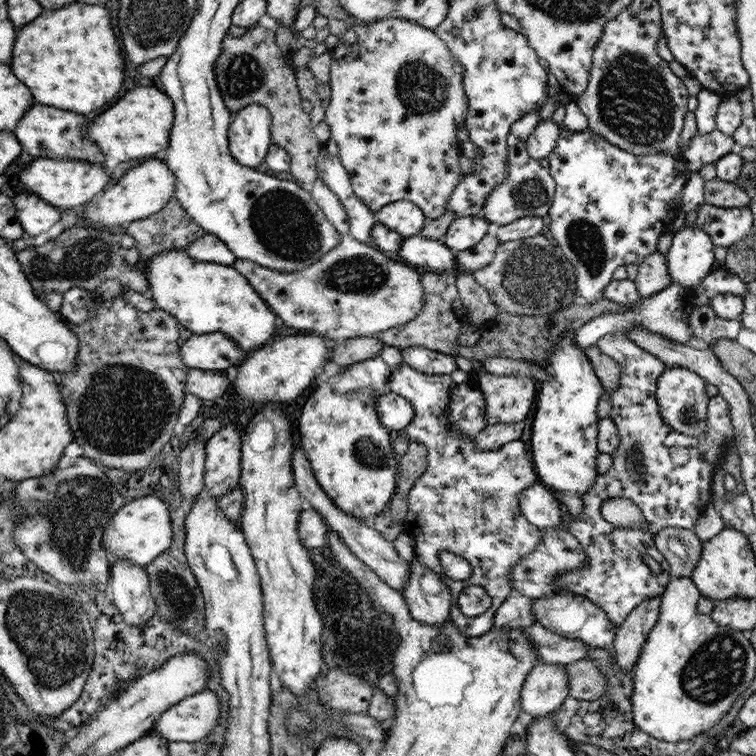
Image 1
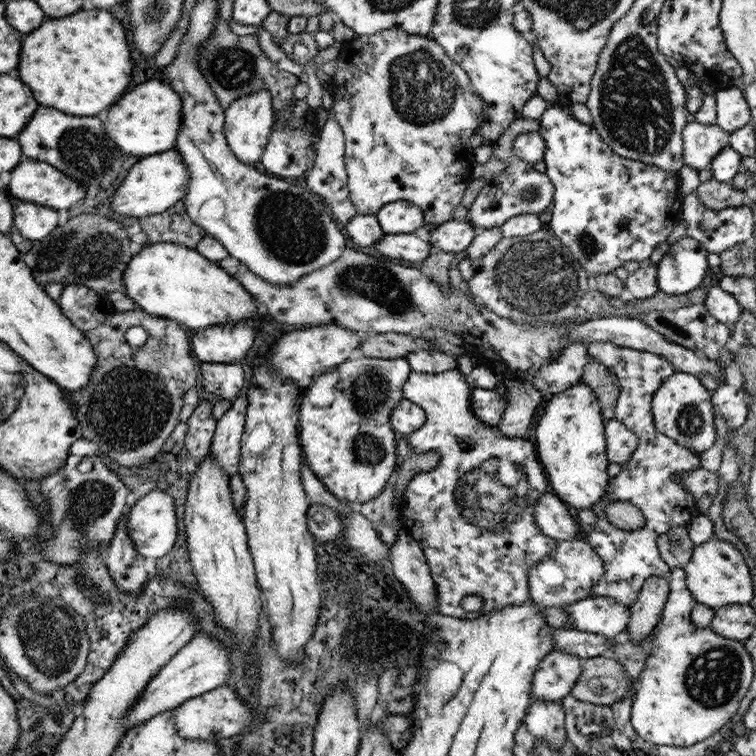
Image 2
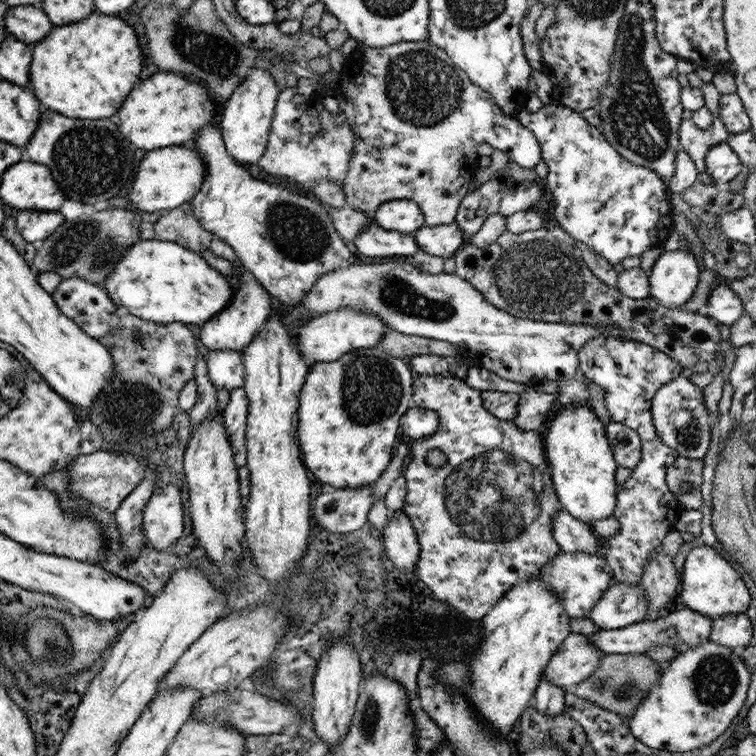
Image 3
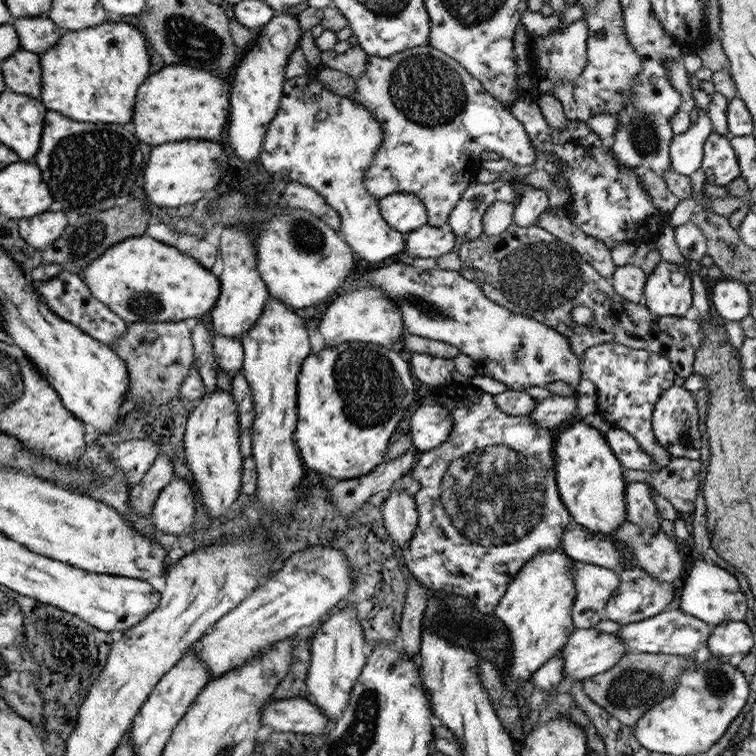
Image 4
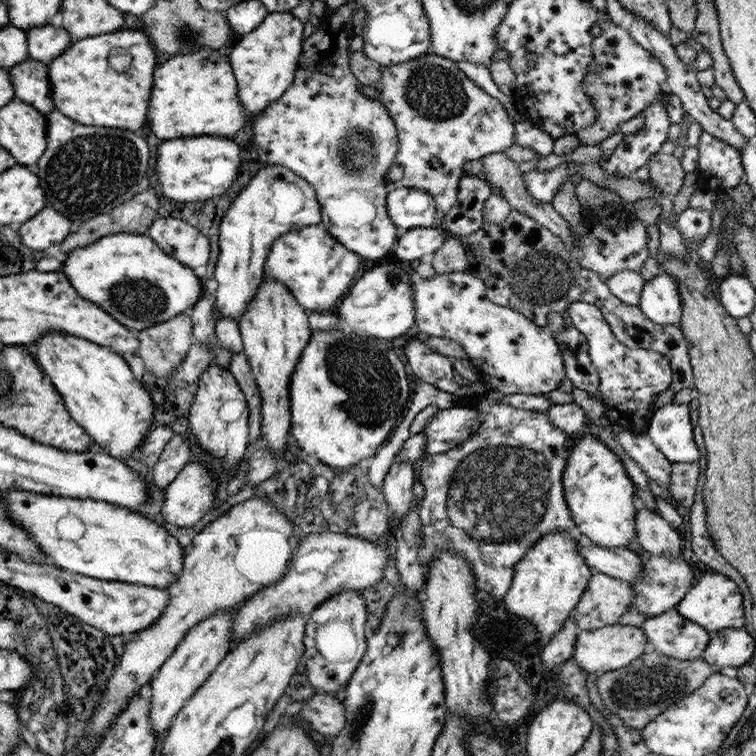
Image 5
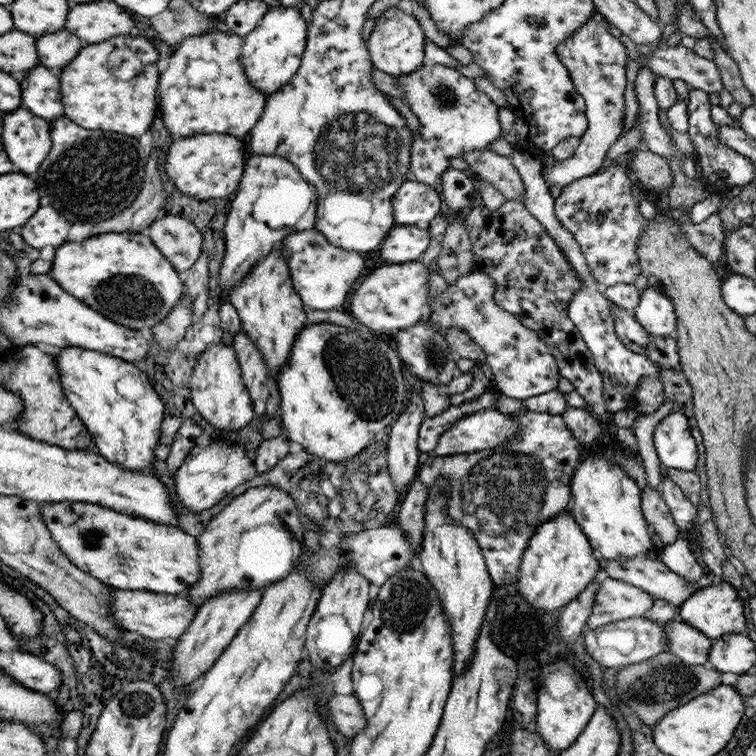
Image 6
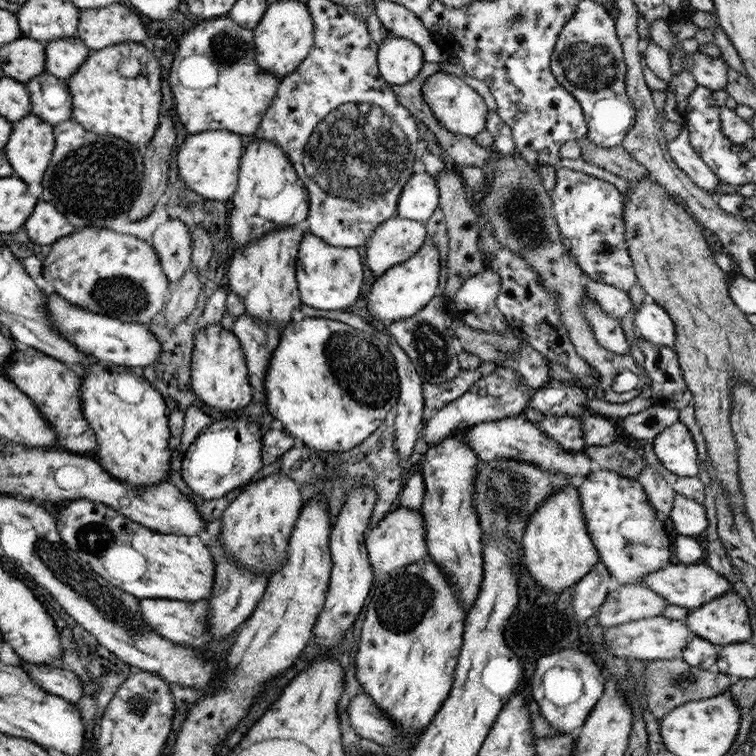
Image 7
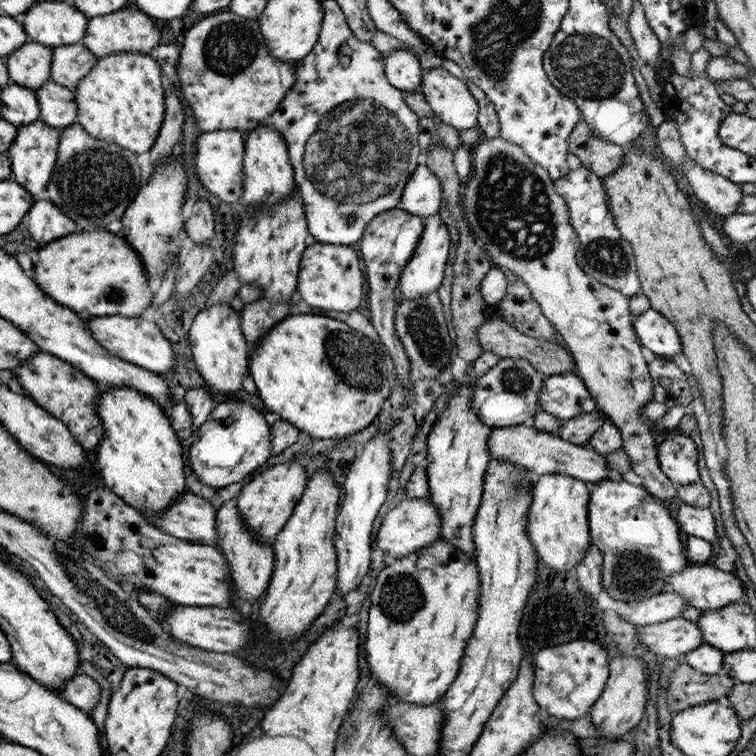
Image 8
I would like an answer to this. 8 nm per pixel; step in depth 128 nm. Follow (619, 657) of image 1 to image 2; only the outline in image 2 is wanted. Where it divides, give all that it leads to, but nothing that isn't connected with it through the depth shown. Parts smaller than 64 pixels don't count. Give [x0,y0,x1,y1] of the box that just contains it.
[625,576,670,642]

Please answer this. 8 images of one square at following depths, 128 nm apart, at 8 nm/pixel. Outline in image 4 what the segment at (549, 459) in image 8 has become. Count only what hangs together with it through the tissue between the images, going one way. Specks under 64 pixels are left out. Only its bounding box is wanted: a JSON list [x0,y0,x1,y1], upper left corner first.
[410,404,452,453]

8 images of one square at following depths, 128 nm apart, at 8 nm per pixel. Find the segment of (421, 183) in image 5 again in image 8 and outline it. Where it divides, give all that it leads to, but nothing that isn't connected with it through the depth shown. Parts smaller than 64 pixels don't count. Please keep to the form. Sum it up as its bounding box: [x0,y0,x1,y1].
[421,67,478,129]

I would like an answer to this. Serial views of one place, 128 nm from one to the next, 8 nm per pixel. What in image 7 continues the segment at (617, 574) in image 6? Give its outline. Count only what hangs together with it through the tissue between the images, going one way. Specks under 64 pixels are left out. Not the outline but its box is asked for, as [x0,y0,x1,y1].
[643,562,732,610]

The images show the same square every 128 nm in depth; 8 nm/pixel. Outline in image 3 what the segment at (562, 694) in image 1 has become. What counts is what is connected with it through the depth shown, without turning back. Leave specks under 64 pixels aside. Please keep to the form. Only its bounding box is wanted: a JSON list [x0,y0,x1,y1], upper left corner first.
[543,632,604,693]

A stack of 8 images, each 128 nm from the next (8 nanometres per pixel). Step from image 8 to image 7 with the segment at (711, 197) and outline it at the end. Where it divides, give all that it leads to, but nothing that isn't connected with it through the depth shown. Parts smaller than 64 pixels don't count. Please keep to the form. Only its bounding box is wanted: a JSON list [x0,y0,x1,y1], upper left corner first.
[667,131,720,196]

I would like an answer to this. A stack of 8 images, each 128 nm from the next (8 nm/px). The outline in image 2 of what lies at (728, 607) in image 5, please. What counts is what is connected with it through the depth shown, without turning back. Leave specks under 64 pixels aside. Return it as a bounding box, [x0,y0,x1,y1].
[683,537,754,610]

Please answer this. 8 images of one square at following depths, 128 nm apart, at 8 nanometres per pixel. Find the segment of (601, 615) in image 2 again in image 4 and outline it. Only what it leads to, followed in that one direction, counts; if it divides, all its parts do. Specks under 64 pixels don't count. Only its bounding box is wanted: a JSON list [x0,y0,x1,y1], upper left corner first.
[604,566,678,626]

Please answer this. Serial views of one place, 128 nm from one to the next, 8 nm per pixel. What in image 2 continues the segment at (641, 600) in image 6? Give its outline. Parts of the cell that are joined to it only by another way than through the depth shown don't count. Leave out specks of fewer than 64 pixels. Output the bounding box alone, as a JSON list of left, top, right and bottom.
[528,538,604,608]

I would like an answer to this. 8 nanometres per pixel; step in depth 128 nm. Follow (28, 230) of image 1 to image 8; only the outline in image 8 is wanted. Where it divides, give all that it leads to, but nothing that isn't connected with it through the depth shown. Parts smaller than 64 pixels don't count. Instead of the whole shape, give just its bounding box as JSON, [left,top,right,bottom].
[27,200,79,245]

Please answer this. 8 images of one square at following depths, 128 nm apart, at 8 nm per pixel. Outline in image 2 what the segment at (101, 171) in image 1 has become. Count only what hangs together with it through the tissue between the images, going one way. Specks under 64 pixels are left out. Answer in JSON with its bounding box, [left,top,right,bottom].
[6,158,88,211]

